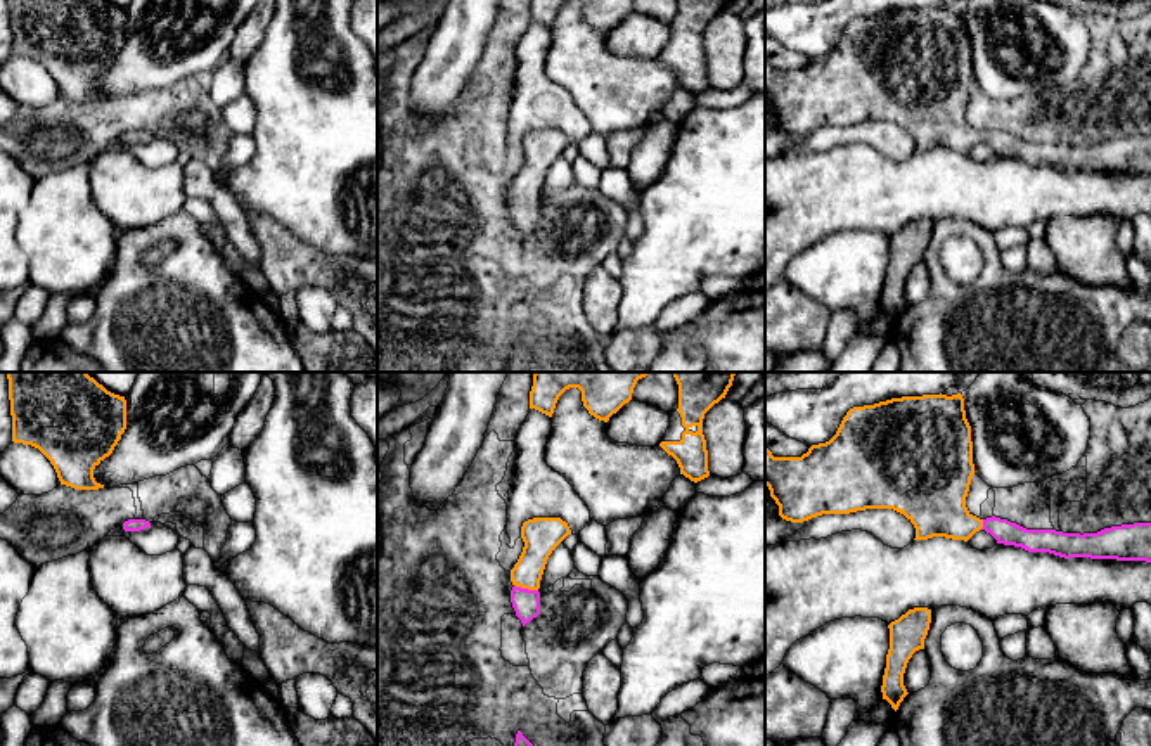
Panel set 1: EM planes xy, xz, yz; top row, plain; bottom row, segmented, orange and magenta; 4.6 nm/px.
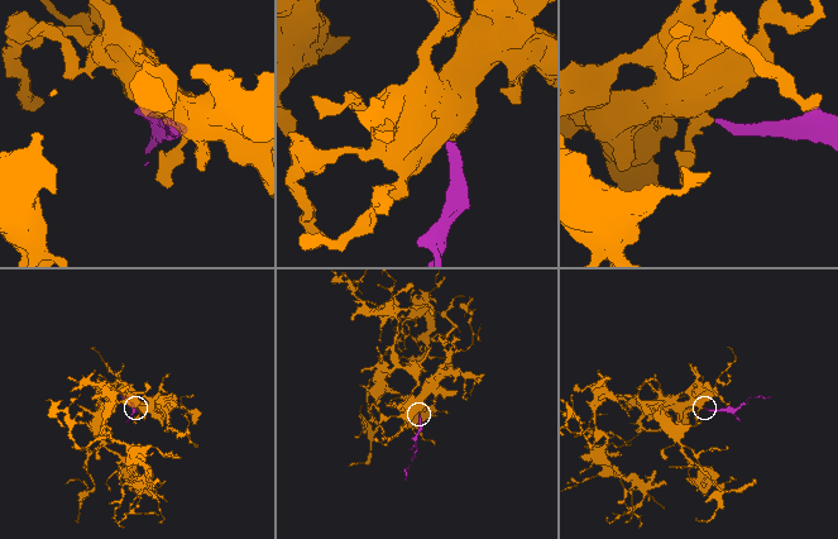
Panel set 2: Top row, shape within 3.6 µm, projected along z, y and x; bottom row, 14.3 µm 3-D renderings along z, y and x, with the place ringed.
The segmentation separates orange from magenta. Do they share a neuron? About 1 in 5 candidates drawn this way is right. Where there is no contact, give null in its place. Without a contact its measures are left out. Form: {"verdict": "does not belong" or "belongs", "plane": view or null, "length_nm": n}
{"verdict": "belongs", "plane": "xz", "length_nm": 120}

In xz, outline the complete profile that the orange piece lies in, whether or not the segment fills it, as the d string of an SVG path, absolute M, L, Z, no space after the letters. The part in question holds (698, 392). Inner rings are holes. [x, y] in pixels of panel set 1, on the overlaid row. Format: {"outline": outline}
{"outline": "M672 372L678 384L678 408L659 447L672 455L680 474L698 483L710 476L703 434L704 414L725 398L736 372Z"}

